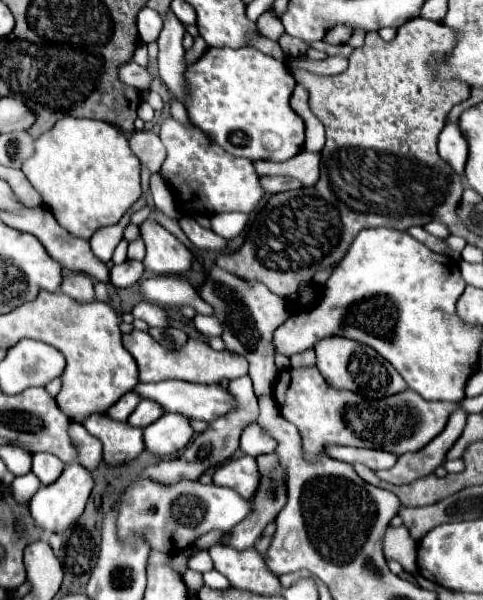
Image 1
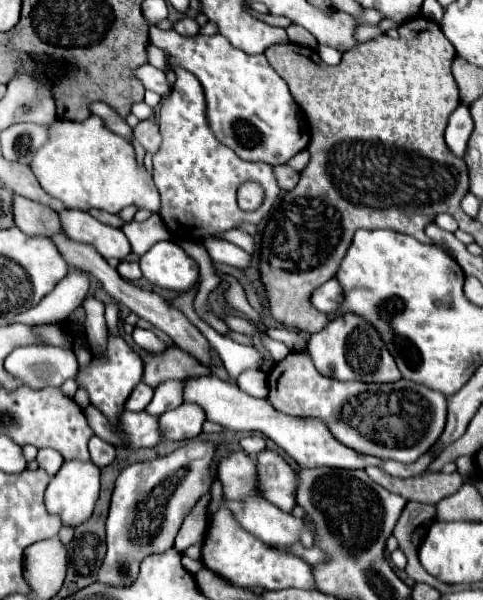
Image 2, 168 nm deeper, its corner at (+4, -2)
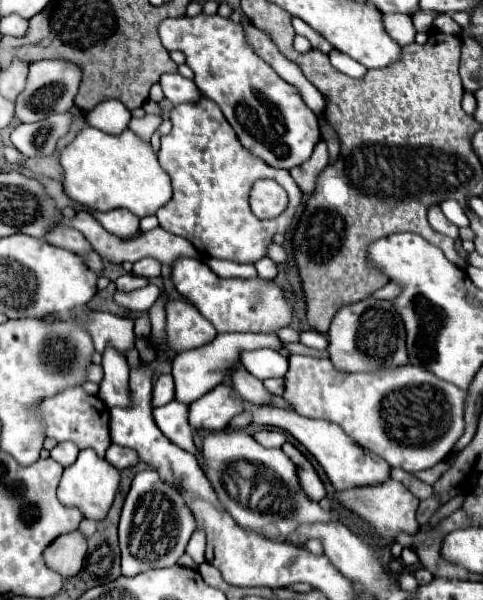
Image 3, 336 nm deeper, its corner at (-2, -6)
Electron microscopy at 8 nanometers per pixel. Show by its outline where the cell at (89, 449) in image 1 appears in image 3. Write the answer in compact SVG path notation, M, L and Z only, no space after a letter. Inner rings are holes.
M111 445L105 453L105 459L117 467L117 469L127 469L131 465L135 465L139 461L137 453L133 449L127 449L127 447L119 447L119 445Z

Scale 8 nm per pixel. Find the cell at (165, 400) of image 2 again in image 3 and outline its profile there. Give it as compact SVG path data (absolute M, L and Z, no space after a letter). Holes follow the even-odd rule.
M223 333L223 335L217 335L211 343L199 347L199 349L191 349L191 351L179 353L173 359L175 401L179 401L179 403L197 401L199 397L209 393L213 387L217 387L225 379L225 375L229 373L231 363L239 361L239 353L241 351L253 351L253 349L261 349L261 347L269 347L269 349L277 349L279 351L281 349L281 341L273 333Z

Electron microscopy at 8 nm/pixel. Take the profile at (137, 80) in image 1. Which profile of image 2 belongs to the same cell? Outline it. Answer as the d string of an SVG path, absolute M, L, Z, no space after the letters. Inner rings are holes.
M149 63L141 65L135 71L135 77L141 79L145 89L151 89L151 91L155 91L159 95L169 95L169 91L171 91L171 85L169 85L169 81L165 77L165 71L161 71L161 69L157 69L157 67L149 65Z

